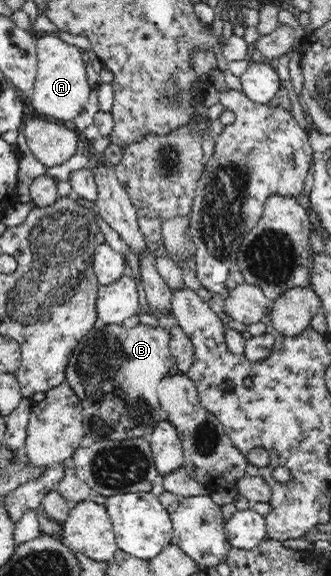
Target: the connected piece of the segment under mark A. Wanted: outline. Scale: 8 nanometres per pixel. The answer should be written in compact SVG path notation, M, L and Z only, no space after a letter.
M57 33L47 34L37 40L37 68L34 92L28 101L29 112L61 124L76 118L91 91L80 48L64 43Z

